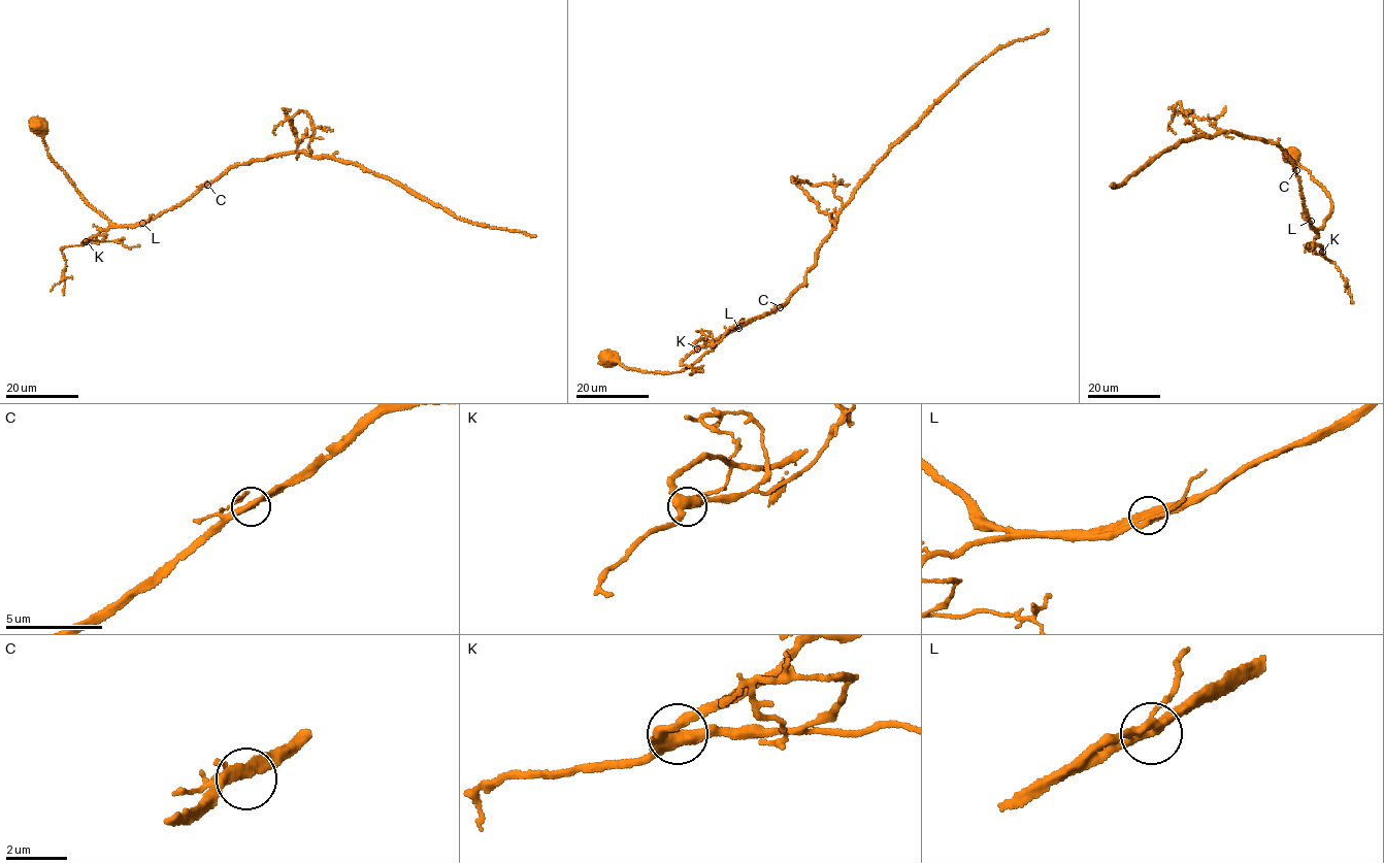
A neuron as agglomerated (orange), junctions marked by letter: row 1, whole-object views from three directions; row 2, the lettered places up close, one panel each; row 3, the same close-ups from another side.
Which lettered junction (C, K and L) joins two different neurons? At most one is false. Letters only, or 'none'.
none

